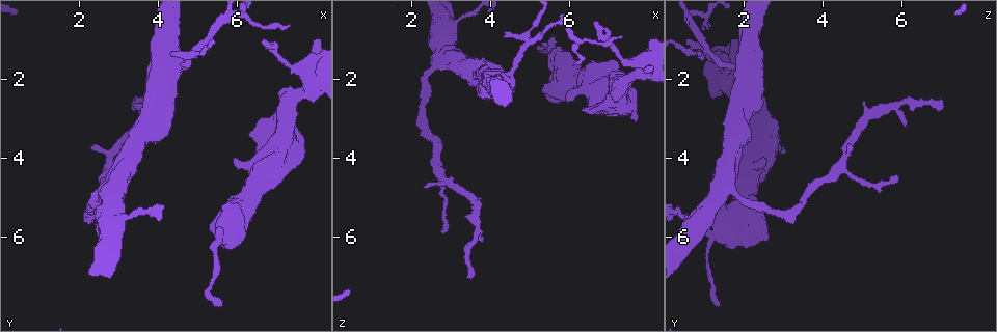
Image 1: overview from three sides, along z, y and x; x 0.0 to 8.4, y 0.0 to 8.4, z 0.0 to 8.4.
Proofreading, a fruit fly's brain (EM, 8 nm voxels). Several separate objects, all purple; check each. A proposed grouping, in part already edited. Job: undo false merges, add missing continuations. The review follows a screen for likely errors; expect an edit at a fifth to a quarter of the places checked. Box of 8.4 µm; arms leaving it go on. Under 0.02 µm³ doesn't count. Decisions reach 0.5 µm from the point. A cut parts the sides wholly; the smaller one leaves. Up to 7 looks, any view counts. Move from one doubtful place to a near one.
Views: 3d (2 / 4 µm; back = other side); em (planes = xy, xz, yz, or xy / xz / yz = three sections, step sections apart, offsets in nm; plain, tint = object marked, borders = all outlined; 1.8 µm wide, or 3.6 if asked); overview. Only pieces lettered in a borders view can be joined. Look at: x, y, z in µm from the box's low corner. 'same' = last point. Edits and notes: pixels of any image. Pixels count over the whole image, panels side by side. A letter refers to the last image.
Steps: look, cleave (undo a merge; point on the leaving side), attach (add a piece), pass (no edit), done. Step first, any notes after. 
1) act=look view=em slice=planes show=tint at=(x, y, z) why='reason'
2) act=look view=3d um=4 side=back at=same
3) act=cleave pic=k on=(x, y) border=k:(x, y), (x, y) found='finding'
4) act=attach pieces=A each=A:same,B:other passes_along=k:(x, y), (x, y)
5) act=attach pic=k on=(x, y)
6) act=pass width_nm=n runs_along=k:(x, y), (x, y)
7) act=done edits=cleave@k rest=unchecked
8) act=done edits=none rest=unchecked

act=look view=em slice=planes show=borders at=(3.55, 2.80, 6.95) why='branch stops here'

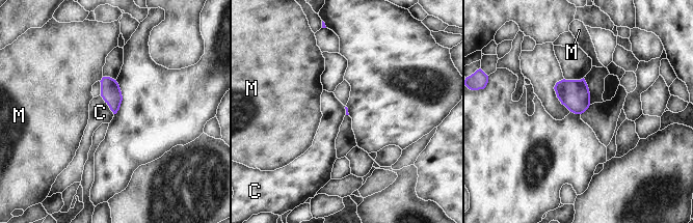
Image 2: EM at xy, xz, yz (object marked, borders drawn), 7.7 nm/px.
act=pass each=C:other,M:other border=2:(100, 94), (113, 114) found='no lettered piece goes on from it'

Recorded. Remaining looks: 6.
act=look view=3d um=2 at=(5.90, 4.05, 2.50) why='free end'

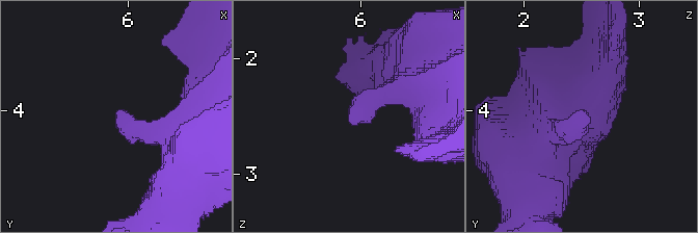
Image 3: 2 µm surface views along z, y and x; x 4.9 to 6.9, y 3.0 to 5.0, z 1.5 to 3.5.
act=look view=em slice=xy step=8 show=borders at=(5.88, 4.04, 2.50) why='now the EM'

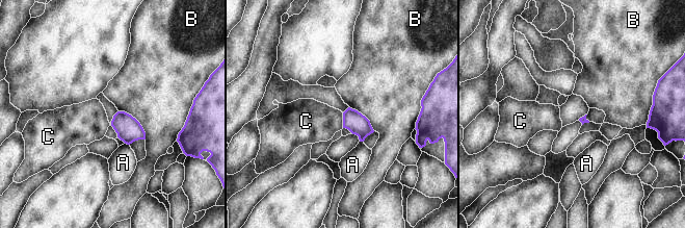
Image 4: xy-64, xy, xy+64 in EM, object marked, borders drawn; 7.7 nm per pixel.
act=pass longest_contact=B:300nm each=A:other,B:other,C:other found='none of them fits'

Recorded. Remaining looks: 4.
act=look view=3d um=4 at=(4.85, 1.40, 1.20) why='branch point'

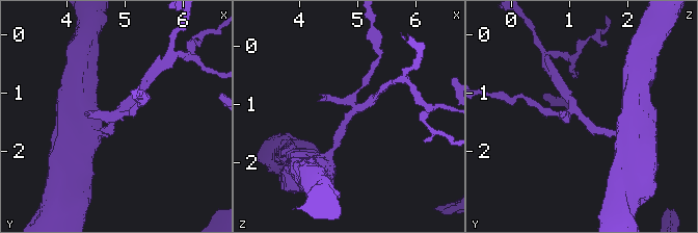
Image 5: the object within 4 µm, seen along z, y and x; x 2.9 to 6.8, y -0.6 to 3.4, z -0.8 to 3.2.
act=look view=em slice=planes show=plain at=(4.80, 1.45, 1.25) why='shape alone is not enough'

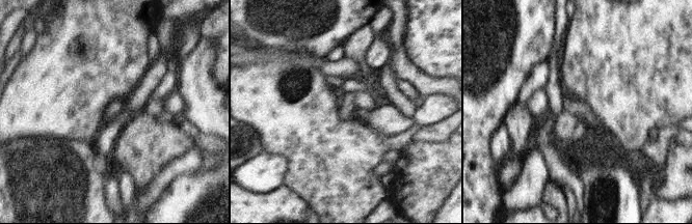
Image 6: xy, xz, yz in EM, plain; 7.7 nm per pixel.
act=look view=em slice=planes show=borders at=same why='see the neighbours'

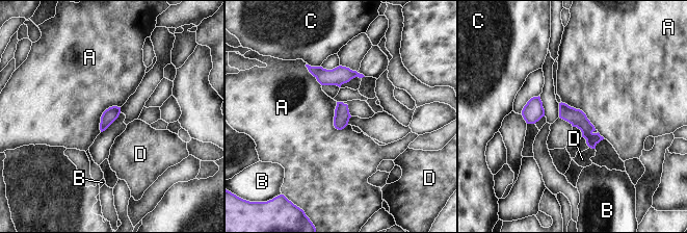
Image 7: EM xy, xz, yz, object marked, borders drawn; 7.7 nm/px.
act=pass each=A:other,B:other,C:other,D:other runs_along=7:(561, 105), (592, 136), (592, 145) found='one cell here'

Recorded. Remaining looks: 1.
act=done edits=none rest=unchecked

